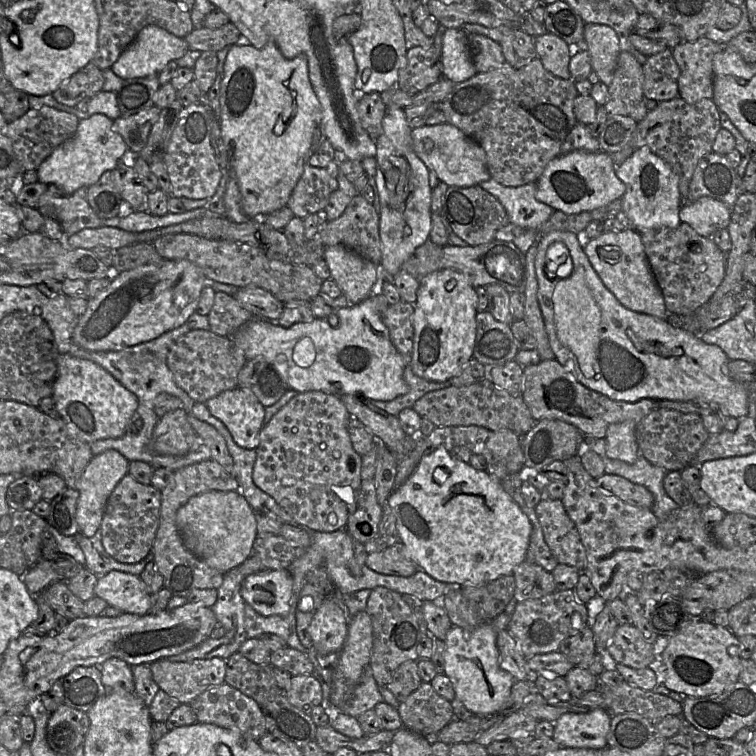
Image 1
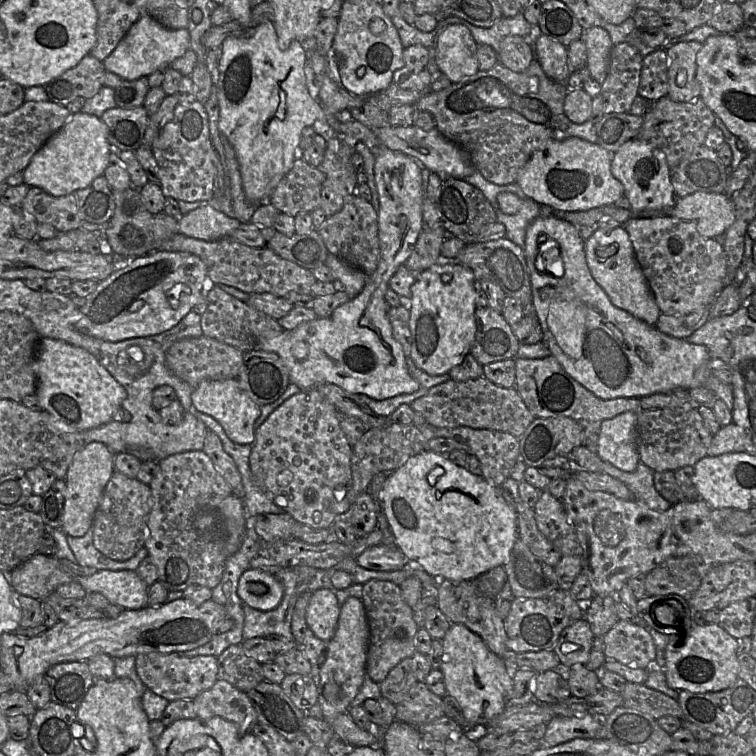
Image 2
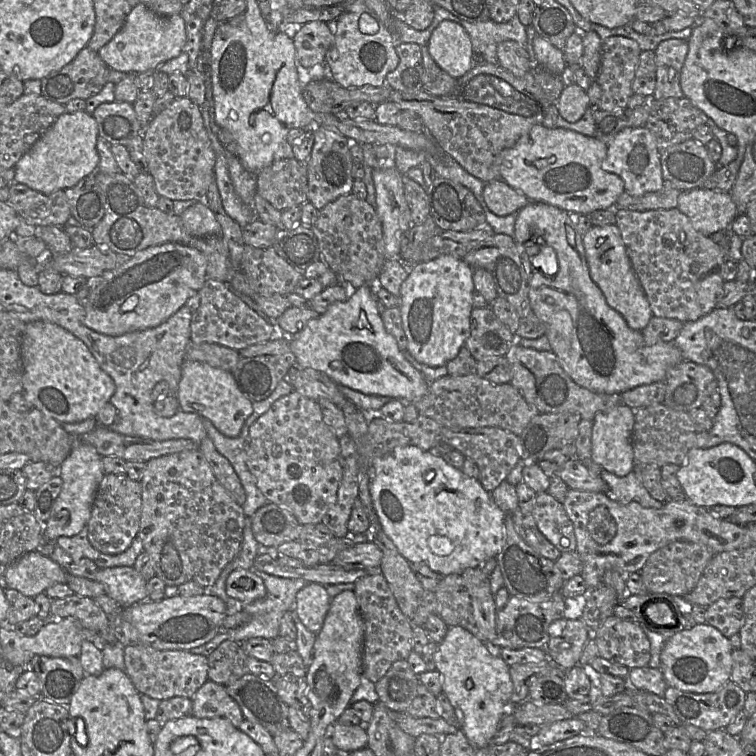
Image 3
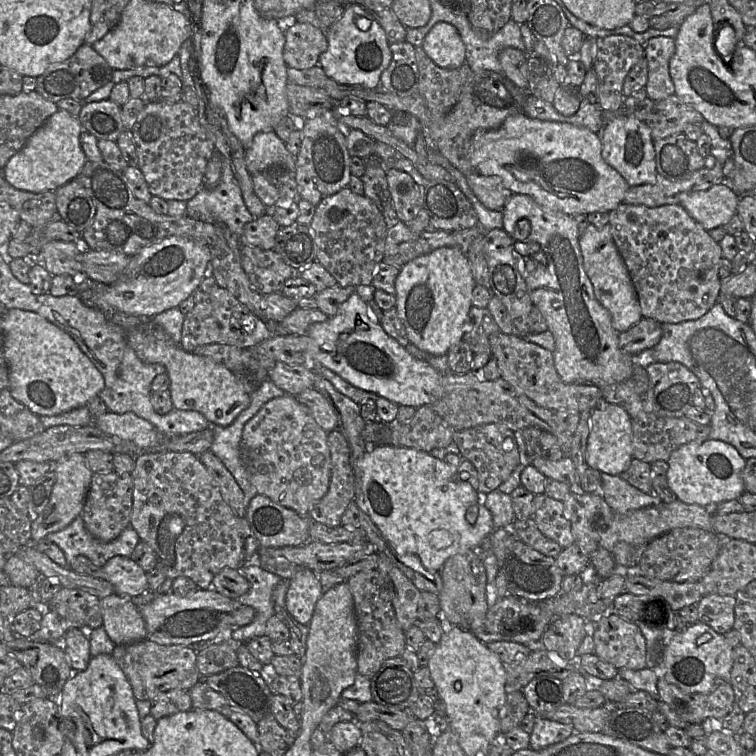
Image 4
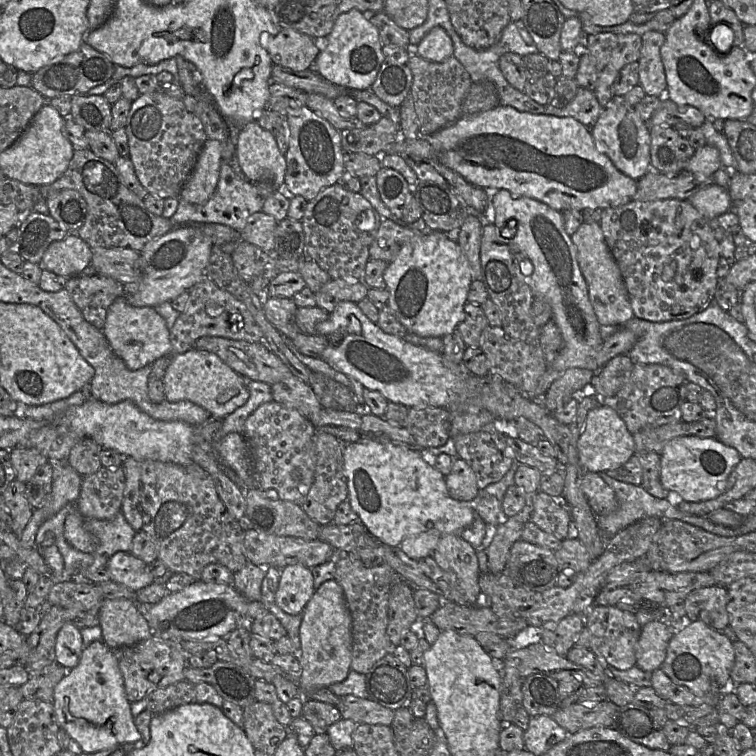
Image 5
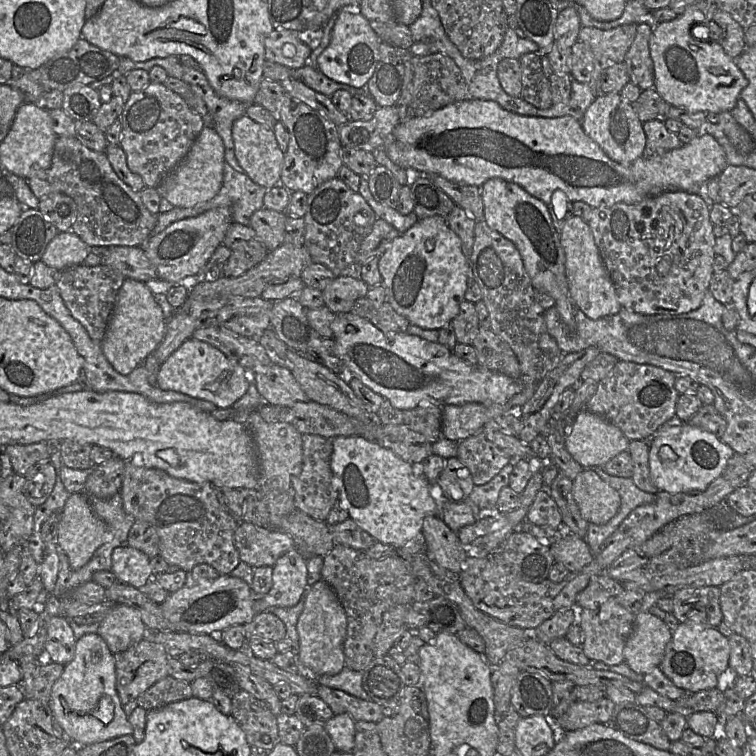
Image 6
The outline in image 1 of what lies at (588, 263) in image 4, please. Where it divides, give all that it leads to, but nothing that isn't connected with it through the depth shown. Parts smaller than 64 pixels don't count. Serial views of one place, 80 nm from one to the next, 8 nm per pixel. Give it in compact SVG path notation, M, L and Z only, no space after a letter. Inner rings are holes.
M628 227L620 232L604 232L598 237L584 239L584 252L604 285L626 308L660 319L668 318L663 294L649 266L639 232Z

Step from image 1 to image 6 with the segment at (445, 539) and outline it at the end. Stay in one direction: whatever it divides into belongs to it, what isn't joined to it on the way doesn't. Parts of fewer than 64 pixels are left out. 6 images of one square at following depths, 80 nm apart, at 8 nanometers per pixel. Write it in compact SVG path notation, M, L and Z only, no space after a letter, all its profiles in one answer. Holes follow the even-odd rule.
M337 436L331 439L332 455L330 468L333 474L333 487L338 492L338 501L359 527L369 533L376 541L394 547L403 547L416 540L422 533L423 520L427 516L439 515L433 486L421 474L418 466L413 465L392 450L360 436Z

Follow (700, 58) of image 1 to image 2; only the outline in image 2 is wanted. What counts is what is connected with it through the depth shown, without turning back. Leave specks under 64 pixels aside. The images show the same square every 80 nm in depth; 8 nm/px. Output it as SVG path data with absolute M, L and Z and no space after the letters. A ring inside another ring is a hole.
M685 41L666 49L668 55L667 98L678 102L692 102L700 97L700 83L696 77L696 57L703 43Z

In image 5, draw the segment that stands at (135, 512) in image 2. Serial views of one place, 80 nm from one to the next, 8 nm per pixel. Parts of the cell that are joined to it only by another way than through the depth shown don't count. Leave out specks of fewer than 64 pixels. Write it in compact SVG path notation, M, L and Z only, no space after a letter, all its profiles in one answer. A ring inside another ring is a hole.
M102 466L91 475L82 476L76 509L84 519L110 520L122 511L125 489L123 466Z

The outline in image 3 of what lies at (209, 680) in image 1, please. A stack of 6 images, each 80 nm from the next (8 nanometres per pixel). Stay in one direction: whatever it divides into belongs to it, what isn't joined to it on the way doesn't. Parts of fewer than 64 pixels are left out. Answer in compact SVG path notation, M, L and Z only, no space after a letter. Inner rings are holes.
M126 645L124 646L124 662L125 672L138 693L160 701L177 696L192 699L197 690L209 680L207 657L187 650L157 650L144 645Z

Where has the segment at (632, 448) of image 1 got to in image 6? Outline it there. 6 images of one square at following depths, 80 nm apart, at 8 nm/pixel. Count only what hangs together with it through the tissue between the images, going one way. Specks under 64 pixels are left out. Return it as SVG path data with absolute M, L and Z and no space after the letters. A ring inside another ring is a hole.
M588 410L577 414L565 436L567 451L584 469L603 467L614 456L627 451L629 443L630 440L618 427Z

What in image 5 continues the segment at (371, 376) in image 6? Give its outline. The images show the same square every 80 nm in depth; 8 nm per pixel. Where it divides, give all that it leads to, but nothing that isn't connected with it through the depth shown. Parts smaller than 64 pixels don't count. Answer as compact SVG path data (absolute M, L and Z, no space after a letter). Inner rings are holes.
M354 302L338 303L328 319L317 324L316 332L328 342L322 360L366 389L380 392L388 402L408 408L418 405L447 408L464 394L464 381L471 375L464 365L452 363L441 353L385 333Z

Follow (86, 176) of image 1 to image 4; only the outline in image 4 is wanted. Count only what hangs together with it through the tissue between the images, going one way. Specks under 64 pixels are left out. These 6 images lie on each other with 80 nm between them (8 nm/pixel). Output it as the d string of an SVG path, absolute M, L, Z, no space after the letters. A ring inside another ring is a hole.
M58 109L36 130L24 147L9 159L1 175L17 189L29 192L55 191L74 180L87 160L80 143L83 130L77 116Z

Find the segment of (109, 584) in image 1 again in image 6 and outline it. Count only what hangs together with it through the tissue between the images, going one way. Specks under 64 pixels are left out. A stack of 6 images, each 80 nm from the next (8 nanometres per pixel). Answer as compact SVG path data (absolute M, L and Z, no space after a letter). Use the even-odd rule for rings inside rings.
M129 545L117 547L113 550L110 571L120 583L138 589L152 580L154 575L150 558Z

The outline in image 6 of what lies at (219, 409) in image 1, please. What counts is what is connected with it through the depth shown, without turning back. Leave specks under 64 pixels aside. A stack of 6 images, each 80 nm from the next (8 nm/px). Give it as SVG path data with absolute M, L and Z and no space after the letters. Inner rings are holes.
M194 338L183 342L161 363L157 378L157 386L160 389L206 400L218 409L232 407L246 393L249 383L249 374L242 366L230 360L214 346Z

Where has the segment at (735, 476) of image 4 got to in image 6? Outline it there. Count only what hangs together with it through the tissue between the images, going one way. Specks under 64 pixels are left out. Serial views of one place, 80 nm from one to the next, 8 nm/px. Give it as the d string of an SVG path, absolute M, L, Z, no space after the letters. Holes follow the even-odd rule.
M673 420L662 425L649 441L650 478L659 491L672 494L700 493L723 473L734 454L732 448L714 434L687 422ZM661 446L669 446L676 459L662 461L658 453Z

